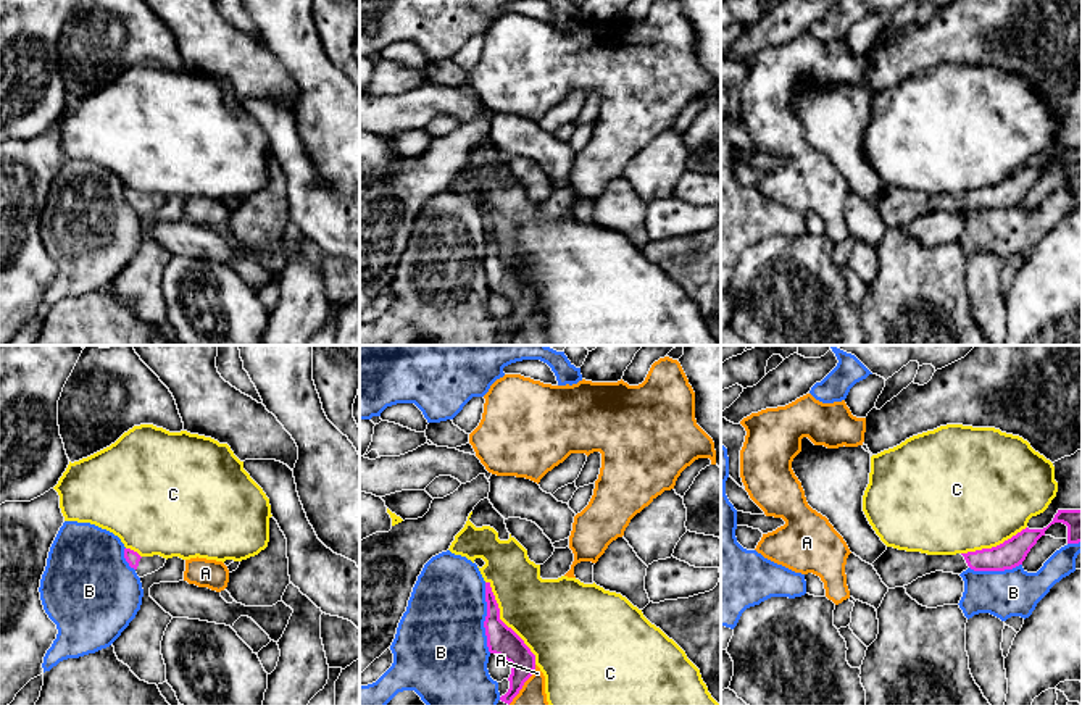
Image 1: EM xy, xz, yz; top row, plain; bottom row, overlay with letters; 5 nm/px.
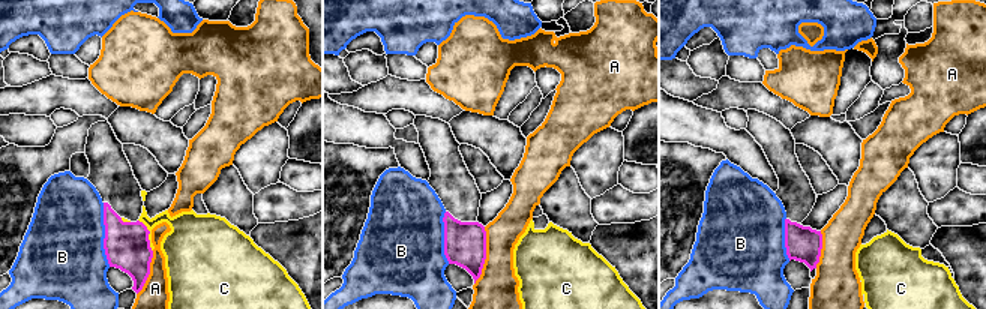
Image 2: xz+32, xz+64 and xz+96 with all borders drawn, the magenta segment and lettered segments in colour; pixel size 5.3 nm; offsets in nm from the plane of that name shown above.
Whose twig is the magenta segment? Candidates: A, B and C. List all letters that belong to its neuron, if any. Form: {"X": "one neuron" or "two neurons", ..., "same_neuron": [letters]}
{"A": "two neurons", "B": "two neurons", "C": "two neurons", "same_neuron": []}

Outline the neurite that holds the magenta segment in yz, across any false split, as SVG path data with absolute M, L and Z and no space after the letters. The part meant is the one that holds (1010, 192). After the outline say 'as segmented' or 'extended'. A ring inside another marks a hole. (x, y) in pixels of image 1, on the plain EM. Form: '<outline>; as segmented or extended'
M1082 147L1058 148L1053 160L1047 166L1026 166L1011 177L992 187L956 194L927 194L887 186L887 189L872 202L872 205L888 227L908 224L918 216L935 210L961 213L968 206L974 210L1013 208L1022 203L1030 187L1055 161L1063 161L1067 165L1067 182L1082 181Z; extended

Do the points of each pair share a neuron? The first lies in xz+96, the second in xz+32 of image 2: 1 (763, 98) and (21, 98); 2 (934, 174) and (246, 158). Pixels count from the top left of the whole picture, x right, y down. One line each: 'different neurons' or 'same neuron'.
1: same neuron
2: same neuron

